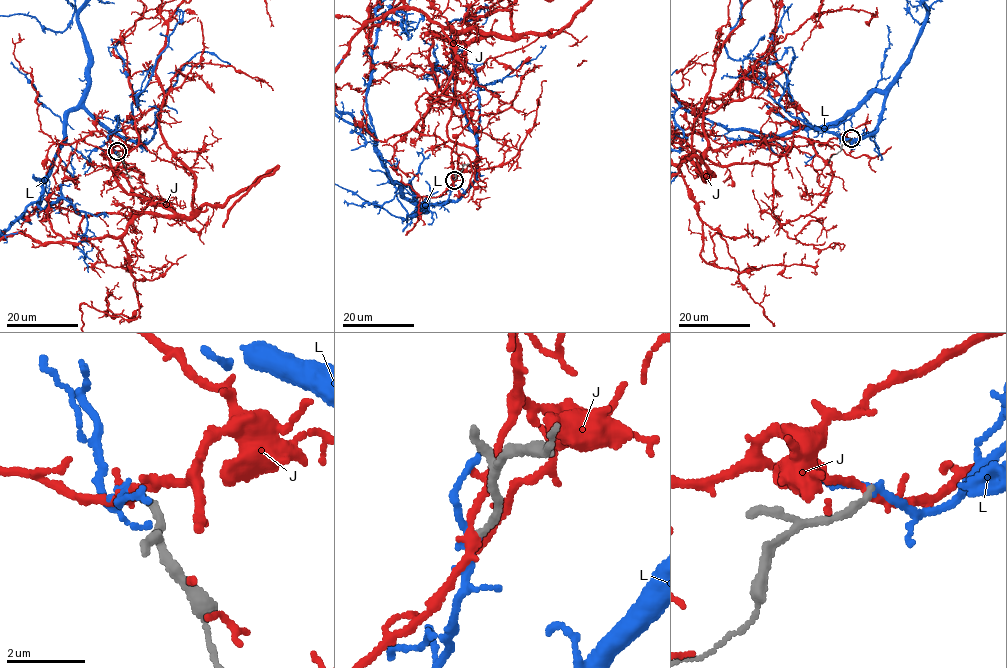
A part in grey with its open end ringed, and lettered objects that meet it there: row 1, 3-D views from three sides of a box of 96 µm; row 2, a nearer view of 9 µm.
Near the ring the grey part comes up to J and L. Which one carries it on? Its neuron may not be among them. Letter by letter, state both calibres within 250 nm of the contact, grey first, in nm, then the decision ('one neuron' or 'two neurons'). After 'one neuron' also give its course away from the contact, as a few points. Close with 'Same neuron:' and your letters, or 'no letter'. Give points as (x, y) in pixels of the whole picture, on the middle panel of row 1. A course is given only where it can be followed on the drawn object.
J: 180/170 nm | two neurons
L: 180/150 nm | two neurons
Same neuron: no letter

